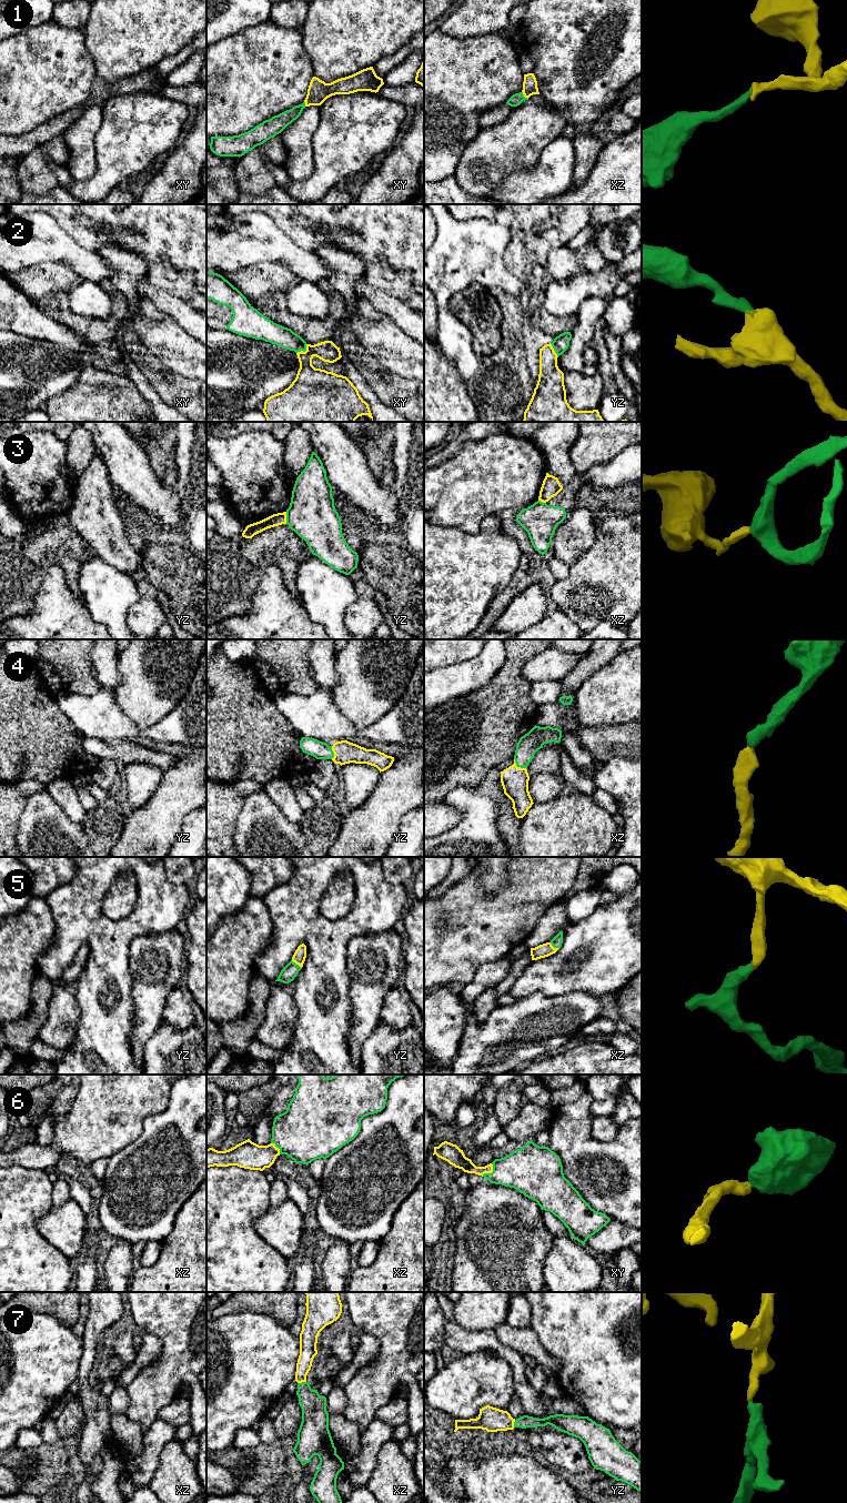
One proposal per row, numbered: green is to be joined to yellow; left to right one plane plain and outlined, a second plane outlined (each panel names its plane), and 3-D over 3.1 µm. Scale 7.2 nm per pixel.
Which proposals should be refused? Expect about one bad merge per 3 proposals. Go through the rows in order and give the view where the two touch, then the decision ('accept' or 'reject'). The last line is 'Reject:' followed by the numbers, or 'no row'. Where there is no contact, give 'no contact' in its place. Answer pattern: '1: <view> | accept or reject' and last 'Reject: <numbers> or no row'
1: xz | accept
2: xy | reject
3: yz | reject
4: xz | accept
5: yz | accept
6: xy | accept
7: xz | accept
Reject: 2, 3

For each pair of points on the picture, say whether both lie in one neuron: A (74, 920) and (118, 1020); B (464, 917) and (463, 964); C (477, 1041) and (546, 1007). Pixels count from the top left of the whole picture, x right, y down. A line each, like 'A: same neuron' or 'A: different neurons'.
A: same neuron
B: same neuron
C: same neuron

